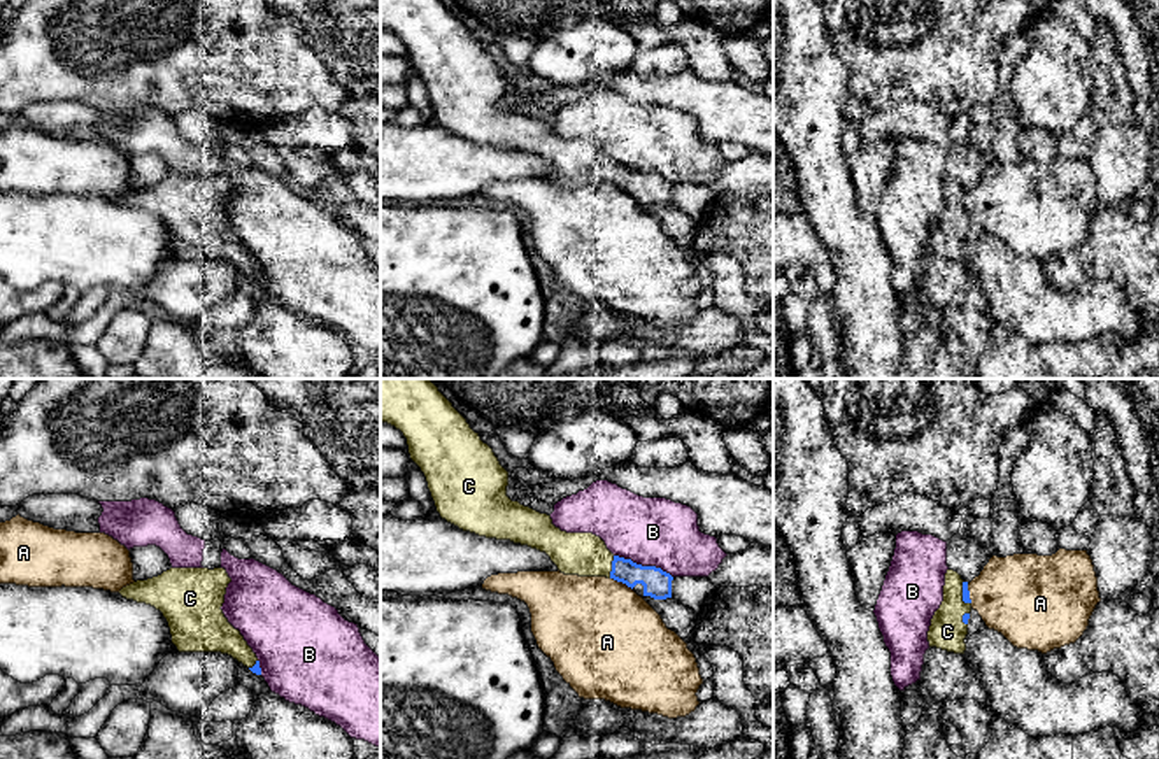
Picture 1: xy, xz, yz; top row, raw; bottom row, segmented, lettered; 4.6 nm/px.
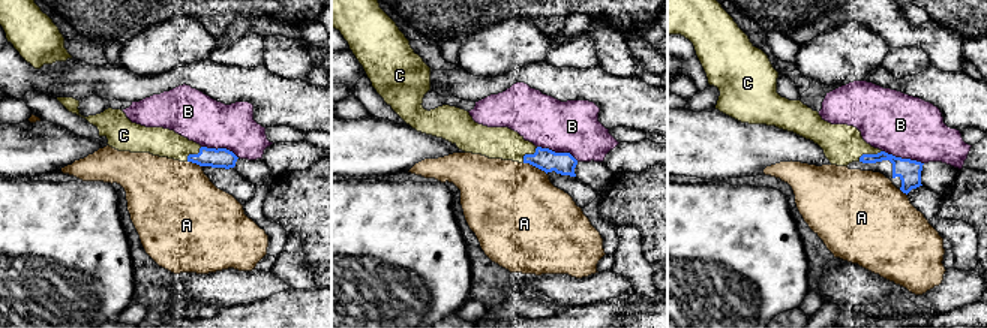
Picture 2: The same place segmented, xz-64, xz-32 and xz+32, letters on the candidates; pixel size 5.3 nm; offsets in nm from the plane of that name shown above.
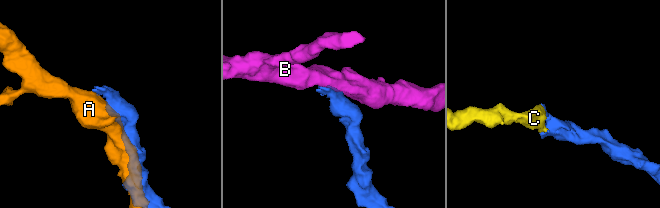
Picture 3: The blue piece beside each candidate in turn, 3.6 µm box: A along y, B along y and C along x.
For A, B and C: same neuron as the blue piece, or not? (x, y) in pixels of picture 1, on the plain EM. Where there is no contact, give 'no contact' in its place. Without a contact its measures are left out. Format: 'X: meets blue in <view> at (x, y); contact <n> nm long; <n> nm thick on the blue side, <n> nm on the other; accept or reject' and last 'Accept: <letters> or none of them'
A: meets blue in xz at (621, 188); contact 120 nm long; 130 nm thick on the blue side, 480 nm on the other; reject
B: meets blue in xz at (644, 174); contact 300 nm long; 130 nm thick on the blue side, 320 nm on the other; reject
C: meets blue in xz at (612, 174); contact 110 nm long; 130 nm thick on the blue side, 200 nm on the other; accept
Accept: C

